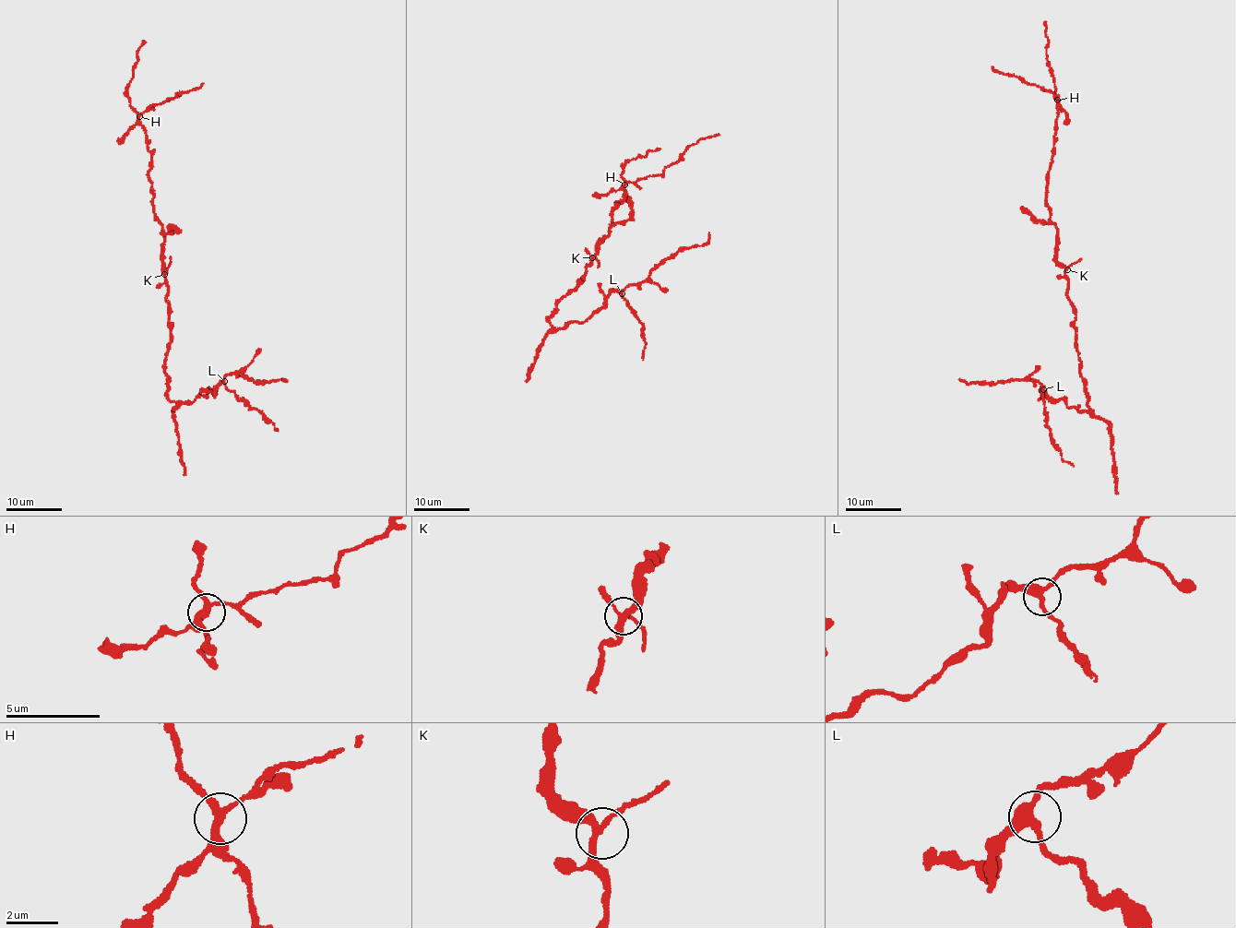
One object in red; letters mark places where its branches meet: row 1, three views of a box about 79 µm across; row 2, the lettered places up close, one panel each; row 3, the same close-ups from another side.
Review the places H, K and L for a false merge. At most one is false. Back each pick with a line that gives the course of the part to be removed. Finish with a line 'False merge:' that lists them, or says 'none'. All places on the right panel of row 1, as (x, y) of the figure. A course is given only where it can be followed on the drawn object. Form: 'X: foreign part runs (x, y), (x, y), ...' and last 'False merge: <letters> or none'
H: foreign part runs (1057, 100), (1049, 90), (1028, 85), (1008, 73), (996, 72), (992, 66)
False merge: H

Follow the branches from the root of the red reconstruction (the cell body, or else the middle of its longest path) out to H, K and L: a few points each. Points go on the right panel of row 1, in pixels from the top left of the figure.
H: (1069, 302), (1065, 268), (1057, 260), (1057, 227), (1051, 220), (1047, 201), (1047, 174), (1053, 148), (1057, 100)
K: (1069, 302), (1067, 269)
L: (1069, 302), (1075, 315), (1080, 376), (1090, 411), (1079, 411), (1062, 399), (1049, 398), (1041, 394), (1043, 389)

